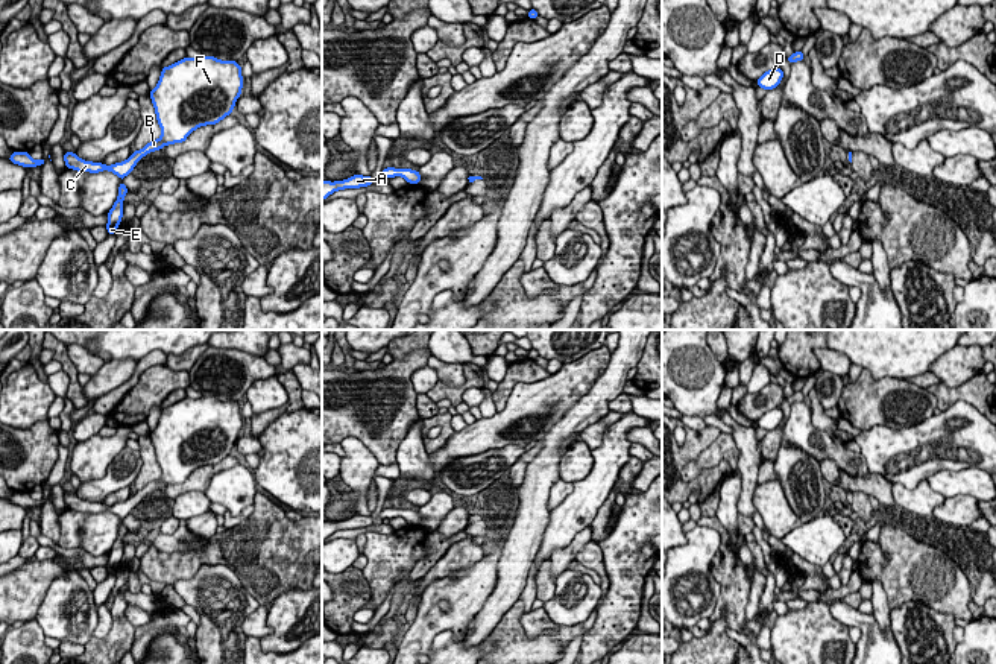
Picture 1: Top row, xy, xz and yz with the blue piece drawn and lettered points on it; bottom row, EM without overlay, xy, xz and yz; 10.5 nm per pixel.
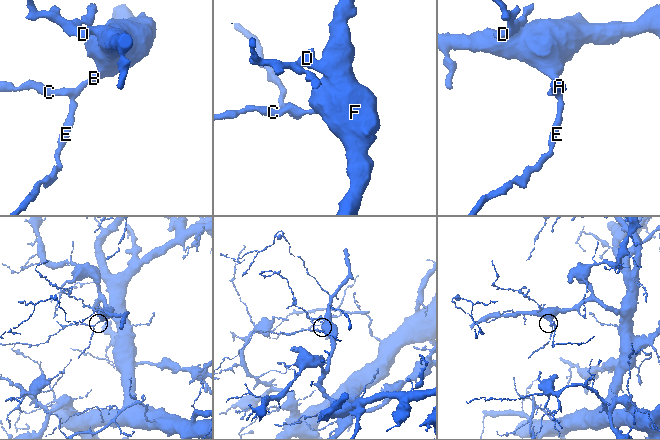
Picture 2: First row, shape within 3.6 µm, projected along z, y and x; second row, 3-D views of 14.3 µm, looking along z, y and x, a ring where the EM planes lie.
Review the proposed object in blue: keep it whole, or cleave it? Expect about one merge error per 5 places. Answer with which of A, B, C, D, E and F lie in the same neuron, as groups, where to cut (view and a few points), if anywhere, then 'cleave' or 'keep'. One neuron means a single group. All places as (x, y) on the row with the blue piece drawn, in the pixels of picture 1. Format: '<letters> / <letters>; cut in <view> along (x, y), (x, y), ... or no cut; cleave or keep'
A B C D E F; no cut; keep

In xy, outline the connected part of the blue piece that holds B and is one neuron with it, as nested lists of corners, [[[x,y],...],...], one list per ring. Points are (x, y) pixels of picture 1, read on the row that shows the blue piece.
[[[187,56],[164,67],[155,90],[149,93],[162,131],[158,140],[147,143],[141,150],[134,150],[126,161],[112,166],[85,161],[74,152],[65,152],[65,166],[90,173],[108,170],[123,181],[144,155],[167,144],[182,143],[194,129],[216,125],[229,115],[241,88],[243,76],[238,62],[220,61],[214,56]]]

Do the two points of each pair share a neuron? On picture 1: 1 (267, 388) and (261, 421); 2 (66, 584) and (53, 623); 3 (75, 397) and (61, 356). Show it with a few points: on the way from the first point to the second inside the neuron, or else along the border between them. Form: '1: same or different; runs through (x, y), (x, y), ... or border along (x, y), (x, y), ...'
1: different; border along (277, 377), (287, 400), (277, 407), (254, 414)
2: same; runs through (66, 593), (66, 599), (59, 605), (59, 614)
3: same; runs through (75, 386), (72, 371), (67, 366)

